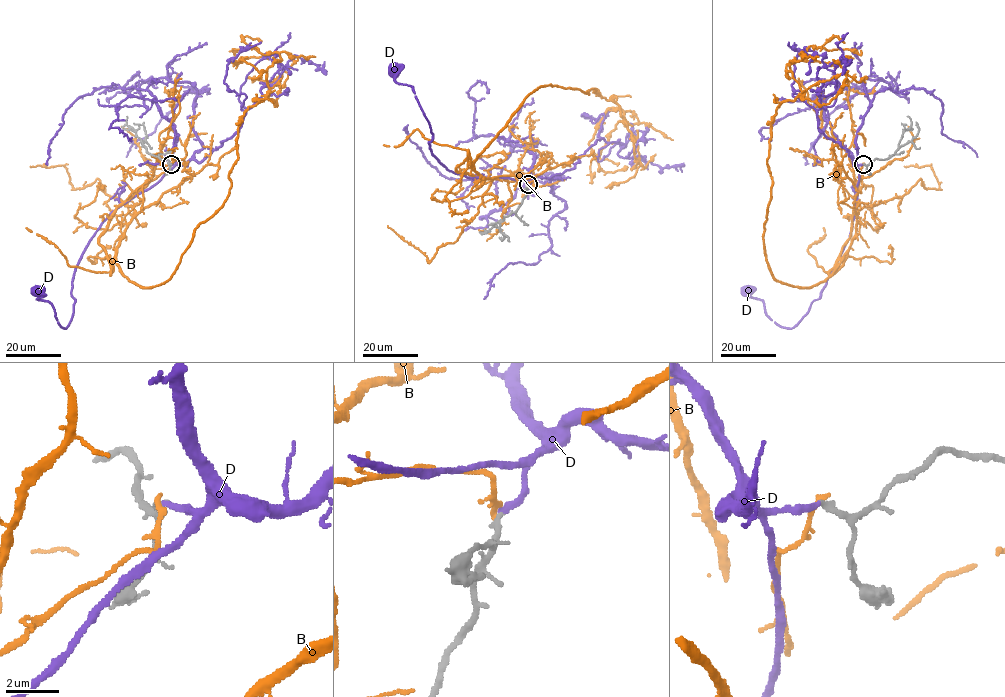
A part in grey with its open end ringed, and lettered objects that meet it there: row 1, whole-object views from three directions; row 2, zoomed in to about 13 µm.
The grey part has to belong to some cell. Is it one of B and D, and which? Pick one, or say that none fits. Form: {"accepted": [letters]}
{"accepted": ["D"]}

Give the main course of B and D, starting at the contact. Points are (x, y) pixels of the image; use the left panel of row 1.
B: (170, 163), (99, 238), (110, 274), (143, 287), (227, 198), (240, 118), (281, 59), (233, 50)
D: (171, 163), (157, 182), (118, 206), (91, 239), (73, 276), (66, 328), (36, 289)

